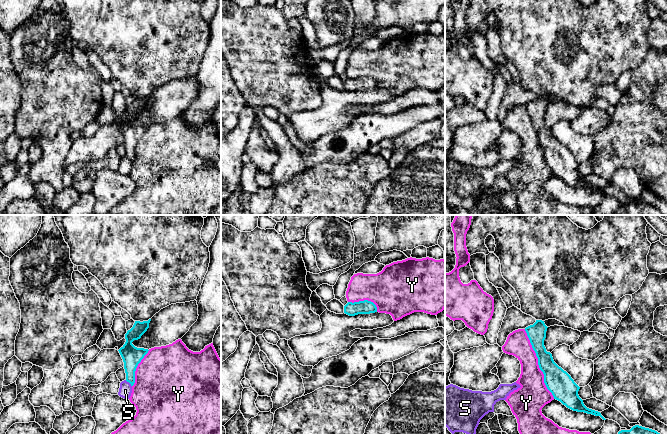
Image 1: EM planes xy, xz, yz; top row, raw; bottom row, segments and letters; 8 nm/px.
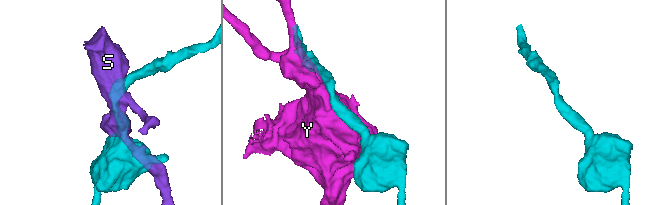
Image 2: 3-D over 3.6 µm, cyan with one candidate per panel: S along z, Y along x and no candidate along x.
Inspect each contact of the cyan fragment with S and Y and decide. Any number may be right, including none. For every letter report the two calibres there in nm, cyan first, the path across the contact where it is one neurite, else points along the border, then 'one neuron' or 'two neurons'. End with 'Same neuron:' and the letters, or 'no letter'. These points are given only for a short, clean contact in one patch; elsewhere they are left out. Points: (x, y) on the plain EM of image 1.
S: calibres 160 and 110 nm; border xy (125, 156), (131, 162); two neurons
Y: calibres 200 and 240 nm; two neurons
Same neuron: no letter

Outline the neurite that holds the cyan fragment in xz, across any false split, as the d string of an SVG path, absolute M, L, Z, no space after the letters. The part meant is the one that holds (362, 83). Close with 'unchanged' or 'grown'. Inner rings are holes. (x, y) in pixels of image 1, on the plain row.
M368 76L359 77L359 78L348 78L344 82L344 89L349 92L355 92L358 90L370 90L377 88L376 81Z; unchanged

